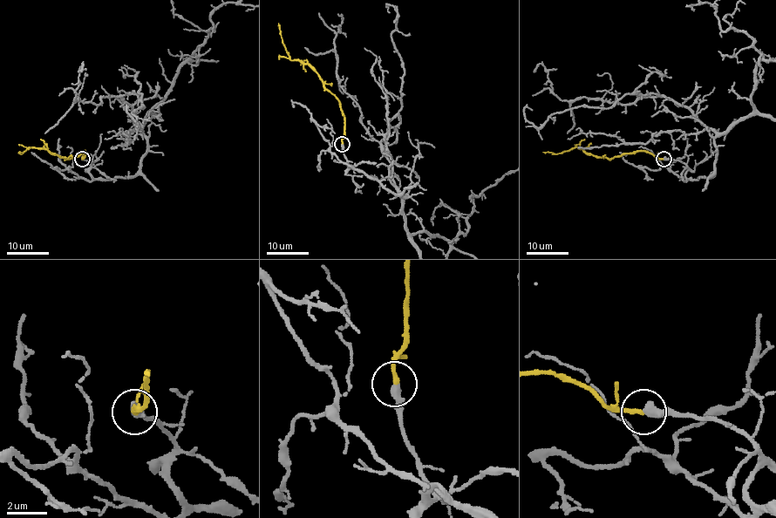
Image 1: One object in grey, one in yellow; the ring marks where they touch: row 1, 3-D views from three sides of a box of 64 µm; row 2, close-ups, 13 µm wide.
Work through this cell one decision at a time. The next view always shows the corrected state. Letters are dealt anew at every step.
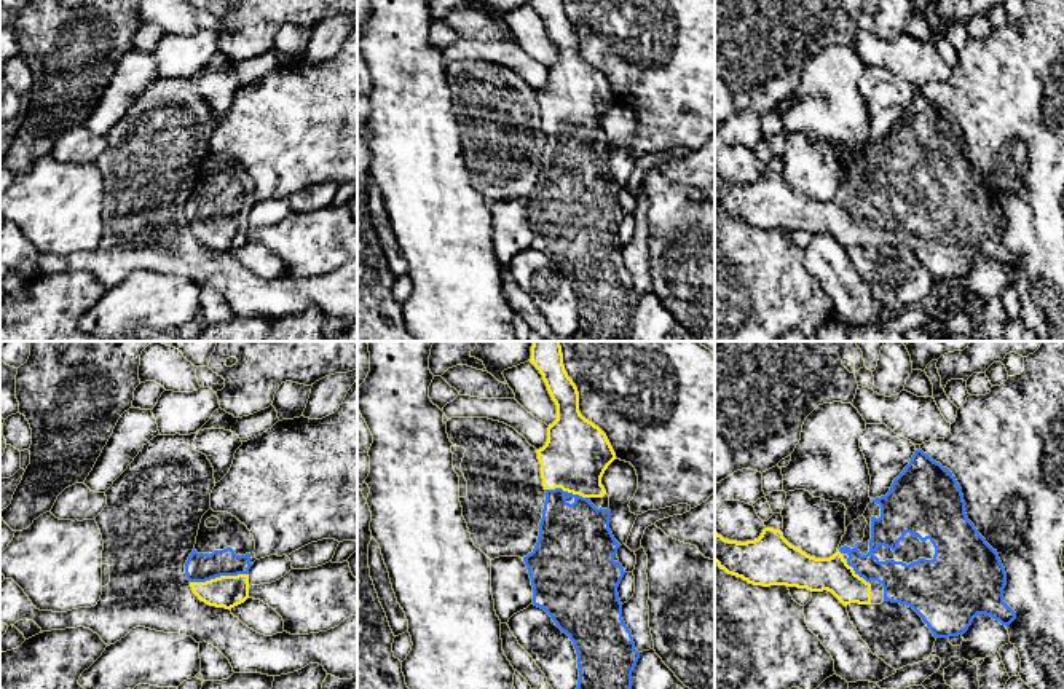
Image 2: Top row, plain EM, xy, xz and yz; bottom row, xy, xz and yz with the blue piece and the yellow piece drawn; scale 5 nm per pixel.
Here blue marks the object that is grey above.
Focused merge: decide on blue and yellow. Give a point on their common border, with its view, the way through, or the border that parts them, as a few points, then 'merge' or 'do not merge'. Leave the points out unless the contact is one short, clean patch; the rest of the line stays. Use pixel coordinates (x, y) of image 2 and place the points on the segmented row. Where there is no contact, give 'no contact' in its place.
xy (219, 576) | across xy (200, 566), (208, 574), (219, 576), (227, 586), (227, 592) | merge

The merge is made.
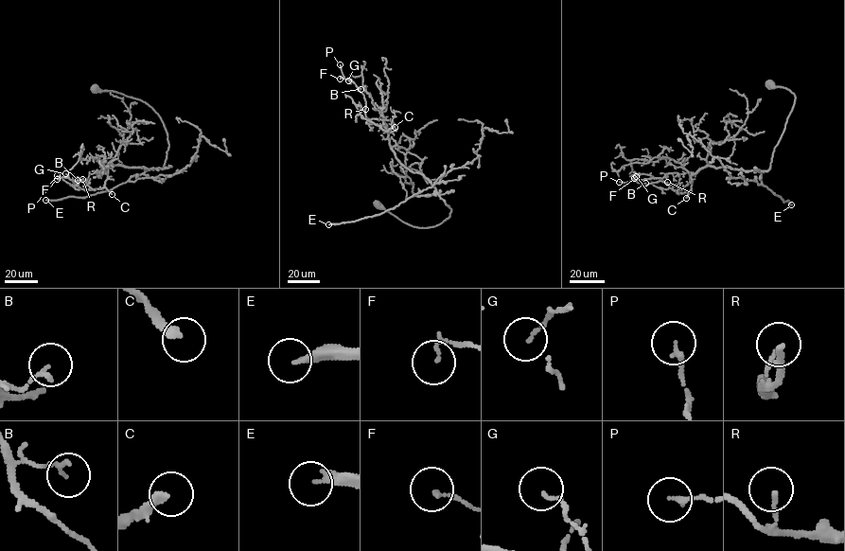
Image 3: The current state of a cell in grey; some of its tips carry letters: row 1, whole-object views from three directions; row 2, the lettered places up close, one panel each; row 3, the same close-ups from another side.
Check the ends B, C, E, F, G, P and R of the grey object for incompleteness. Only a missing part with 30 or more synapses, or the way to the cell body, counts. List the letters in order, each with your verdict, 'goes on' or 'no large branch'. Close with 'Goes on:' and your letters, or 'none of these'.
B: no large branch
C: goes on
E: goes on
F: no large branch
G: no large branch
P: no large branch
R: no large branch
Goes on: C, E

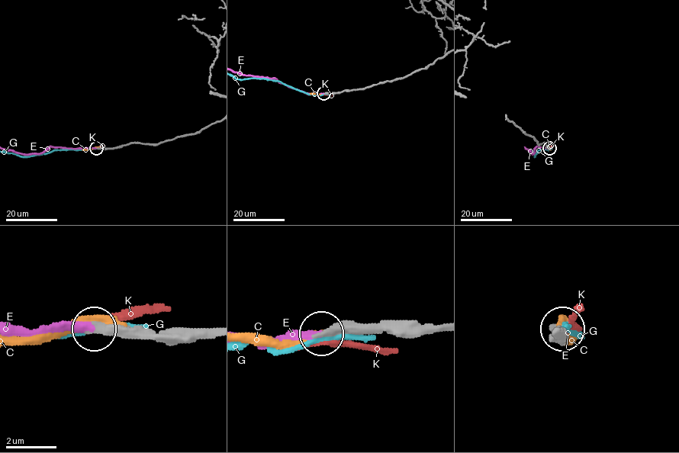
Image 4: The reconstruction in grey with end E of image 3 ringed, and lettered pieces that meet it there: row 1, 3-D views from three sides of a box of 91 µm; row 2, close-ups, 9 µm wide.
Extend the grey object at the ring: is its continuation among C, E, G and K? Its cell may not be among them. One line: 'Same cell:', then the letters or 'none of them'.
Same cell: E

